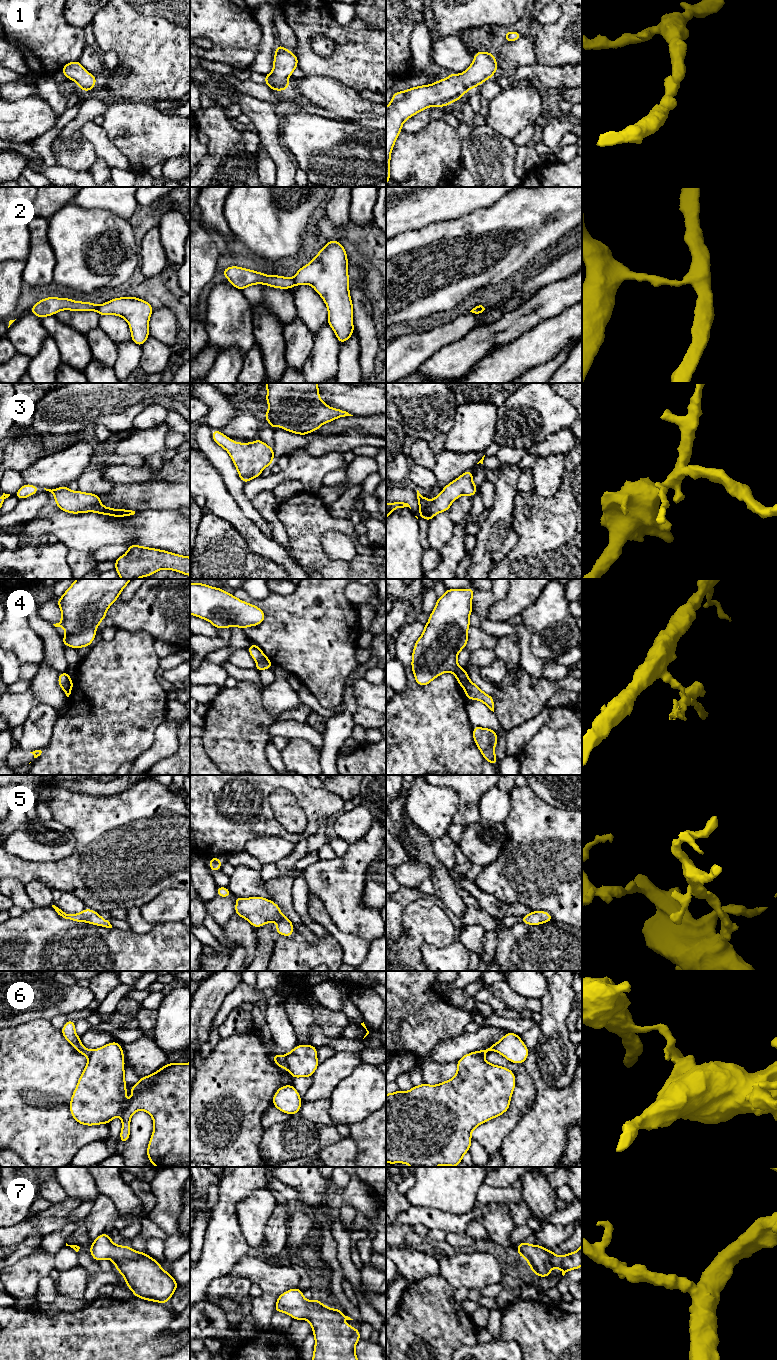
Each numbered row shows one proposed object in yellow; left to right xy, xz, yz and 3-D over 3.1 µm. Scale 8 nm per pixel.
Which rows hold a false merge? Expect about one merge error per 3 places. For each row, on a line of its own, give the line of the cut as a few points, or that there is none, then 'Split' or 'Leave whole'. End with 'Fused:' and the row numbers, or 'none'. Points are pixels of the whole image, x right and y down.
1: No split. Leave whole
2: Split along xz (292, 278), (295, 284). Split
3: No split. Leave whole
4: Split along xy (71, 680), (62, 687). Split
5: No split. Leave whole
6: Split along xz (283, 1056), (287, 1069). Split
7: No split. Leave whole
Fused: 2, 4, 6

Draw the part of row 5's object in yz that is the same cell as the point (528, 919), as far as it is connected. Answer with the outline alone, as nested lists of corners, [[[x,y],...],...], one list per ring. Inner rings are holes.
[[[532,911],[530,914],[522,916],[521,919],[521,922],[527,925],[540,925],[550,921],[554,921],[554,919],[546,911]]]

